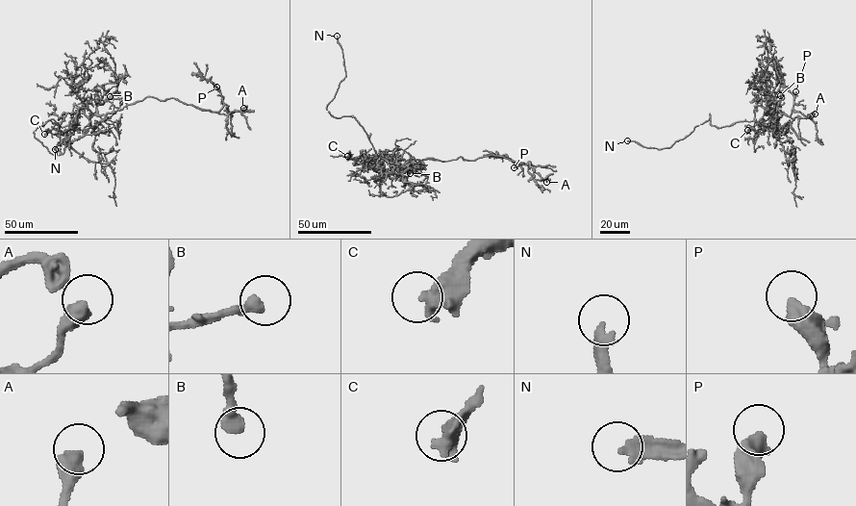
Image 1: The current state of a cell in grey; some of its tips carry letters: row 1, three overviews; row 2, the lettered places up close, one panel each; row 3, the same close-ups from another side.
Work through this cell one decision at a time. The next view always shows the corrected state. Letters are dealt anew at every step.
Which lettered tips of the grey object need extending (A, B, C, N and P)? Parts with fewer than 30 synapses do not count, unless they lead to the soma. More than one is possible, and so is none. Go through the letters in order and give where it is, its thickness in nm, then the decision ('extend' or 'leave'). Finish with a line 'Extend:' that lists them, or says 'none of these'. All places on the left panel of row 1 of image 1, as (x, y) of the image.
A: at (243, 108); 500 nm thick; leave
B: at (110, 96); 400 nm thick; extend
C: at (44, 134); 480 nm thick; leave
N: at (55, 149); 240 nm thick; extend
P: at (216, 87); 480 nm thick; leave
Extend: B, N

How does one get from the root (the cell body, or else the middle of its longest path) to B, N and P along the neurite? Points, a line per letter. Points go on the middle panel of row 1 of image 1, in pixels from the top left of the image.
B: (393, 164), (398, 167), (397, 170), (408, 168), (410, 173)
N: (393, 164), (376, 156), (368, 136), (353, 115), (336, 117), (326, 109), (346, 76), (342, 50), (337, 36)
P: (393, 164), (400, 166), (416, 160), (445, 161), (460, 157), (474, 160), (497, 155), (522, 164), (514, 167)

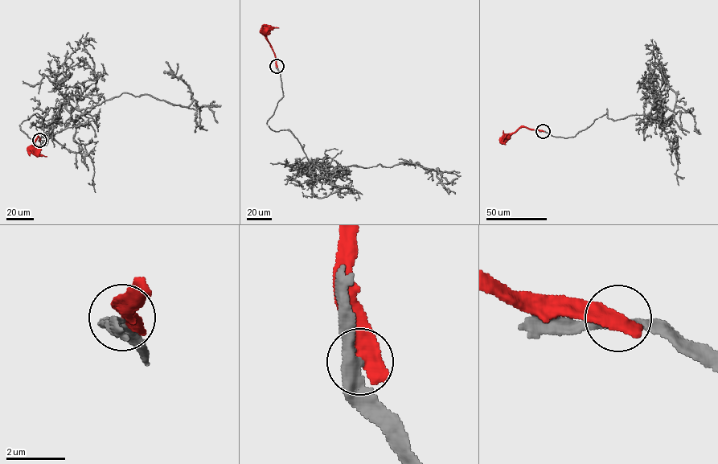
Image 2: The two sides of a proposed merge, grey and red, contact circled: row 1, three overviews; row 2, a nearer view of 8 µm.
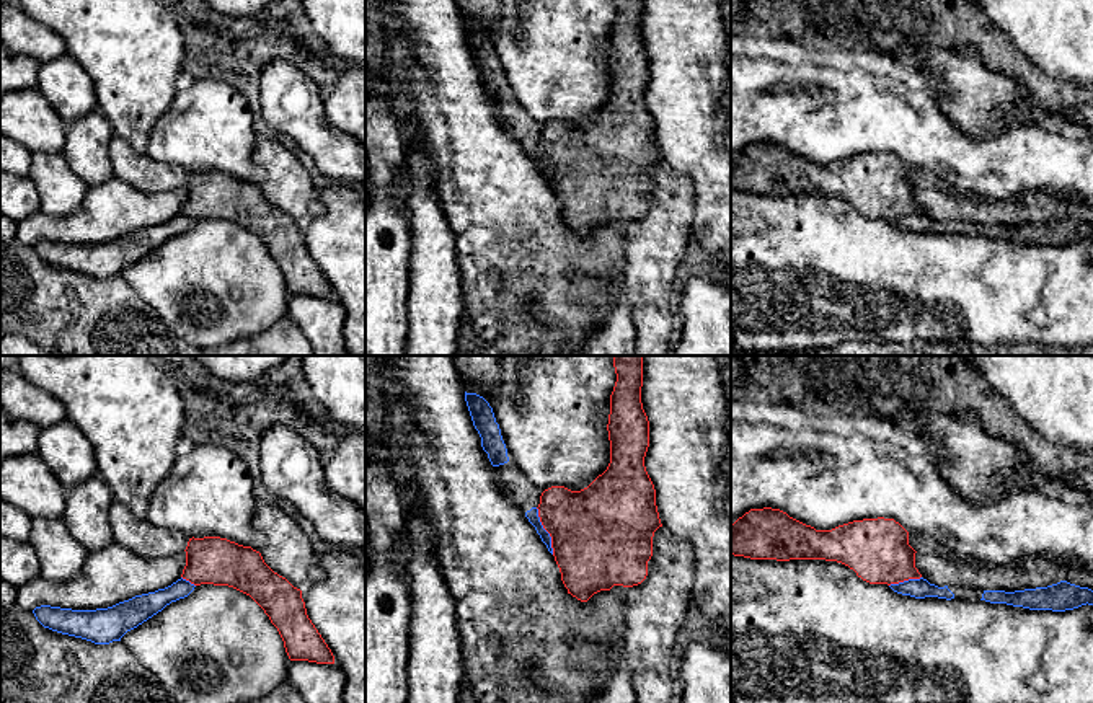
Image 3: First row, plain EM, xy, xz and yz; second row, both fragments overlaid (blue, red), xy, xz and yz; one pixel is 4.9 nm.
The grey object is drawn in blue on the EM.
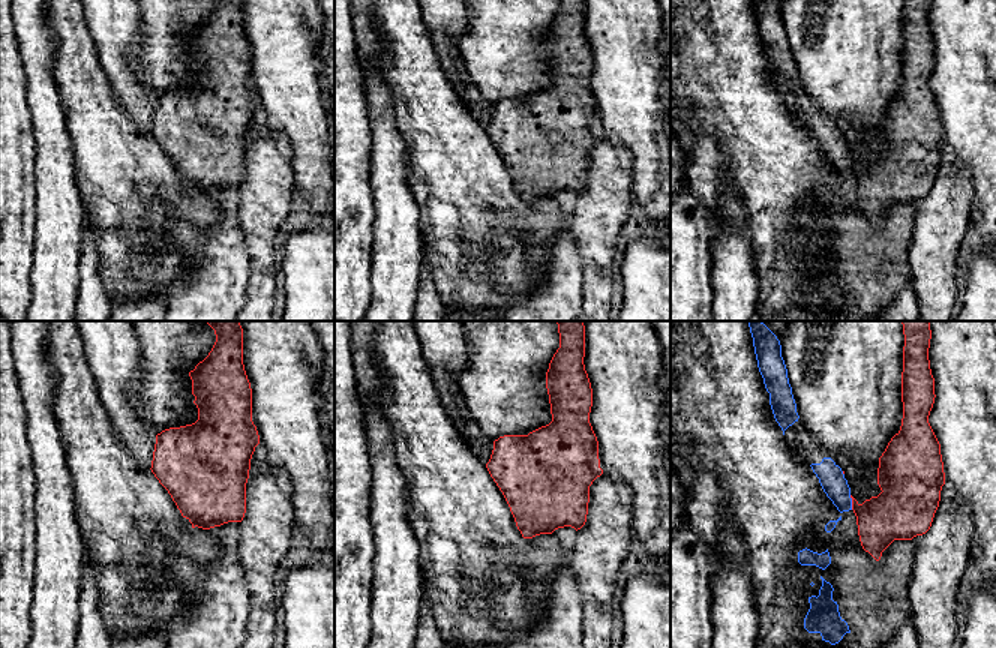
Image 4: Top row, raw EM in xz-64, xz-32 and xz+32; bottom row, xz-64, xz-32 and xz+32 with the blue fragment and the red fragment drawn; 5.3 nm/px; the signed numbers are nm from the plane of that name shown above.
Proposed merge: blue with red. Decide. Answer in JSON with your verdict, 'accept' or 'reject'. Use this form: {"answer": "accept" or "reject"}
{"answer": "reject"}

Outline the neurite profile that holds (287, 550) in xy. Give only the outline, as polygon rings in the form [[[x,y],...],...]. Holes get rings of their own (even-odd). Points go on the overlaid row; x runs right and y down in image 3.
[[[256,504],[253,528],[266,538],[264,546],[259,550],[264,563],[294,587],[305,590],[323,579],[308,535],[281,504]]]

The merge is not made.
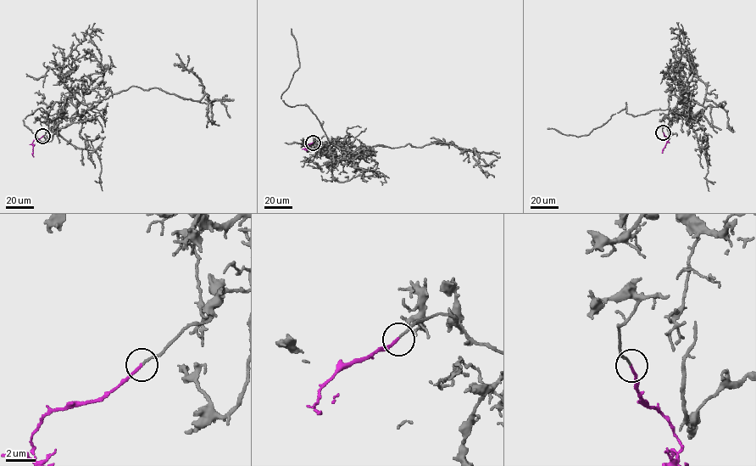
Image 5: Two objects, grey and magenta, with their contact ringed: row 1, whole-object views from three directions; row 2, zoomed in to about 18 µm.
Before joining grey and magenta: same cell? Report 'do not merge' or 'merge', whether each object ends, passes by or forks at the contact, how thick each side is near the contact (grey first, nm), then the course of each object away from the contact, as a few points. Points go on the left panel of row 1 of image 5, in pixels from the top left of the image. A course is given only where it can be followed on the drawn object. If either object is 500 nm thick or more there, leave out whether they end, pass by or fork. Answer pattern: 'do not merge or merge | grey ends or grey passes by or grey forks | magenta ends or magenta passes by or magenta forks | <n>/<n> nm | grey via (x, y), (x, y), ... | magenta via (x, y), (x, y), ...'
merge | grey ends | magenta ends | 150/180 nm | grey via (42, 136), (54, 128), (68, 98), (92, 103), (136, 86), (199, 100), (202, 82), (175, 53) | magenta via (42, 136), (33, 141), (33, 157)

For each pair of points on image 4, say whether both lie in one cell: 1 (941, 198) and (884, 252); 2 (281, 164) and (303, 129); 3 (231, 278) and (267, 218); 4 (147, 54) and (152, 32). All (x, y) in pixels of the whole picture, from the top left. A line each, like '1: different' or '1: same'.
1: different
2: different
3: different
4: same

